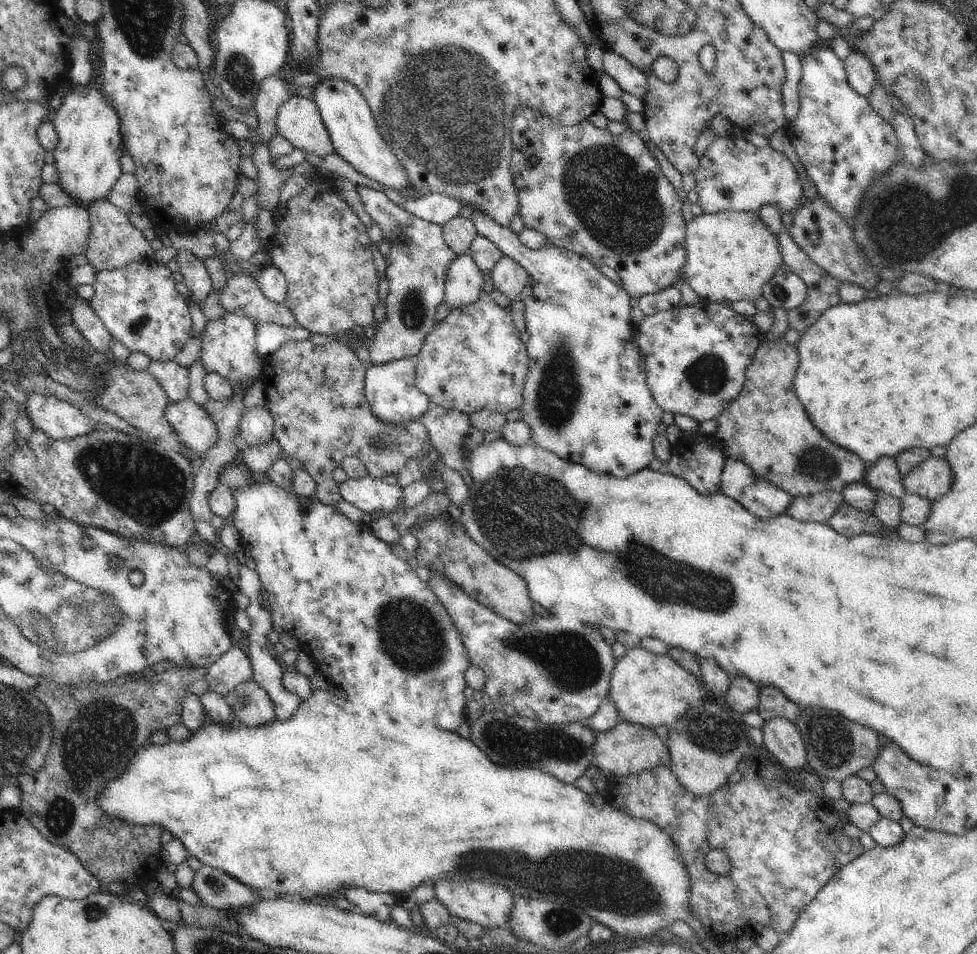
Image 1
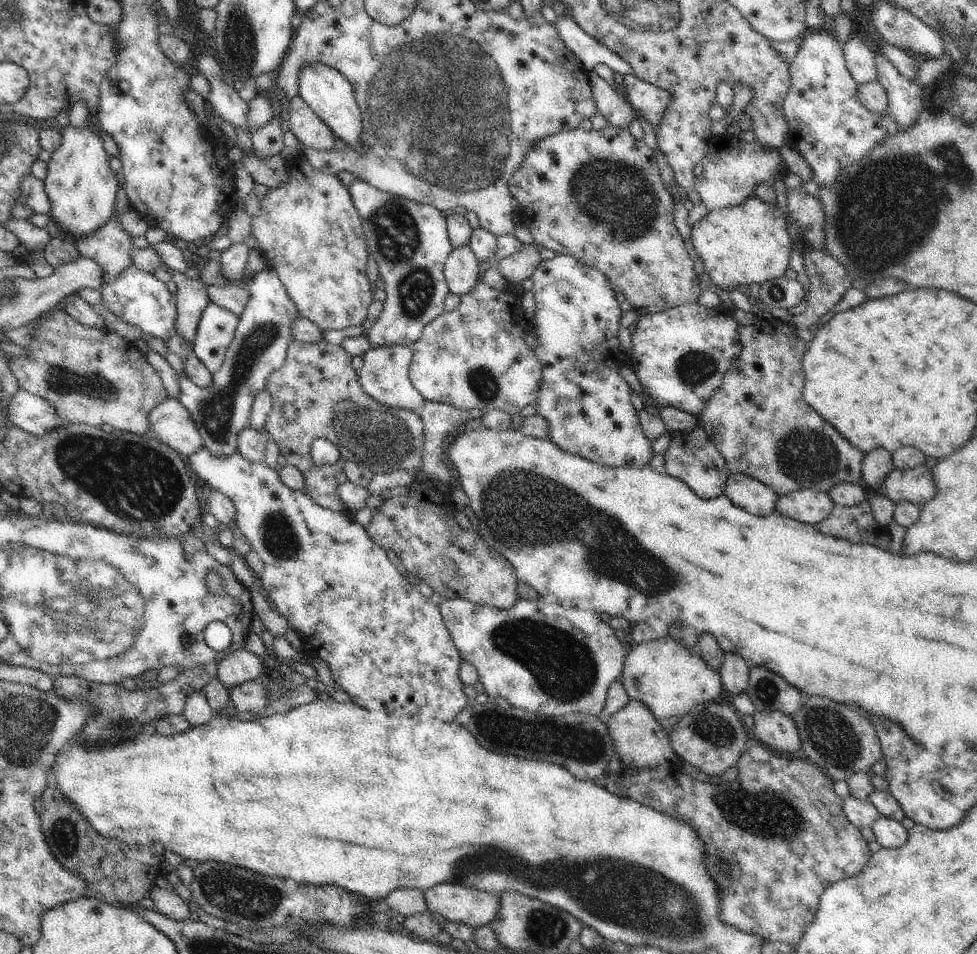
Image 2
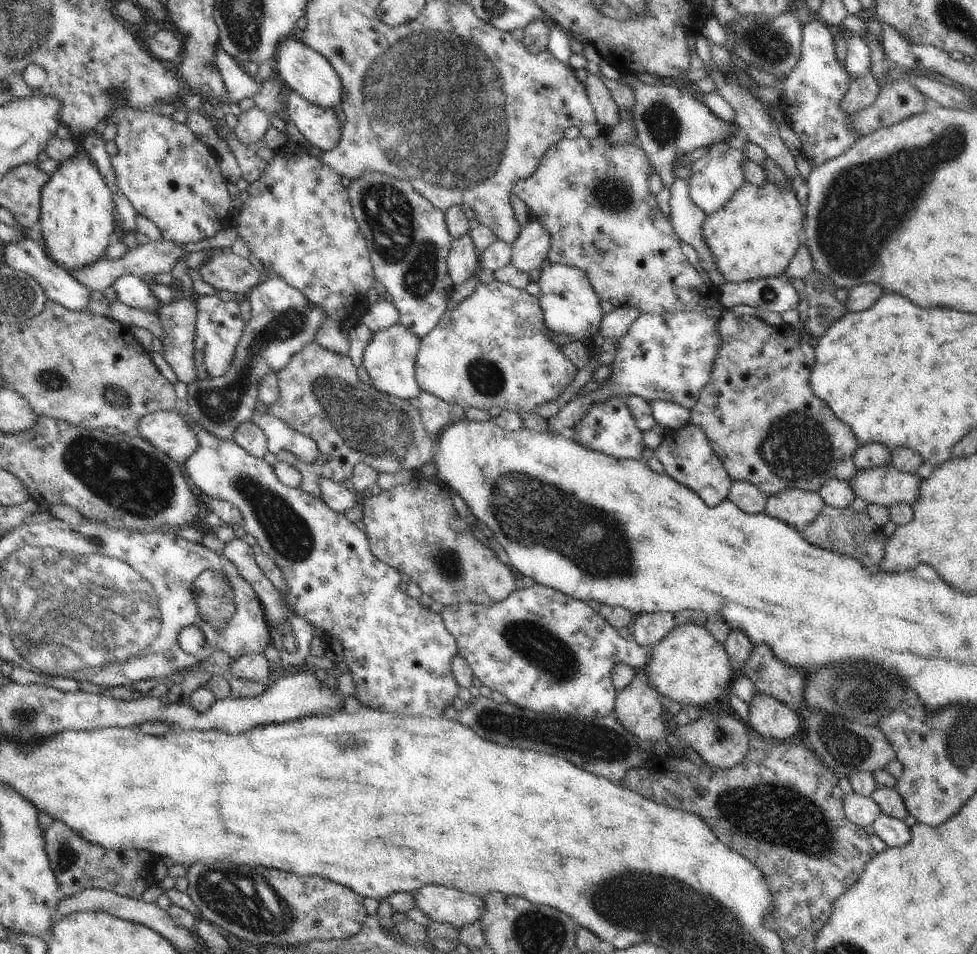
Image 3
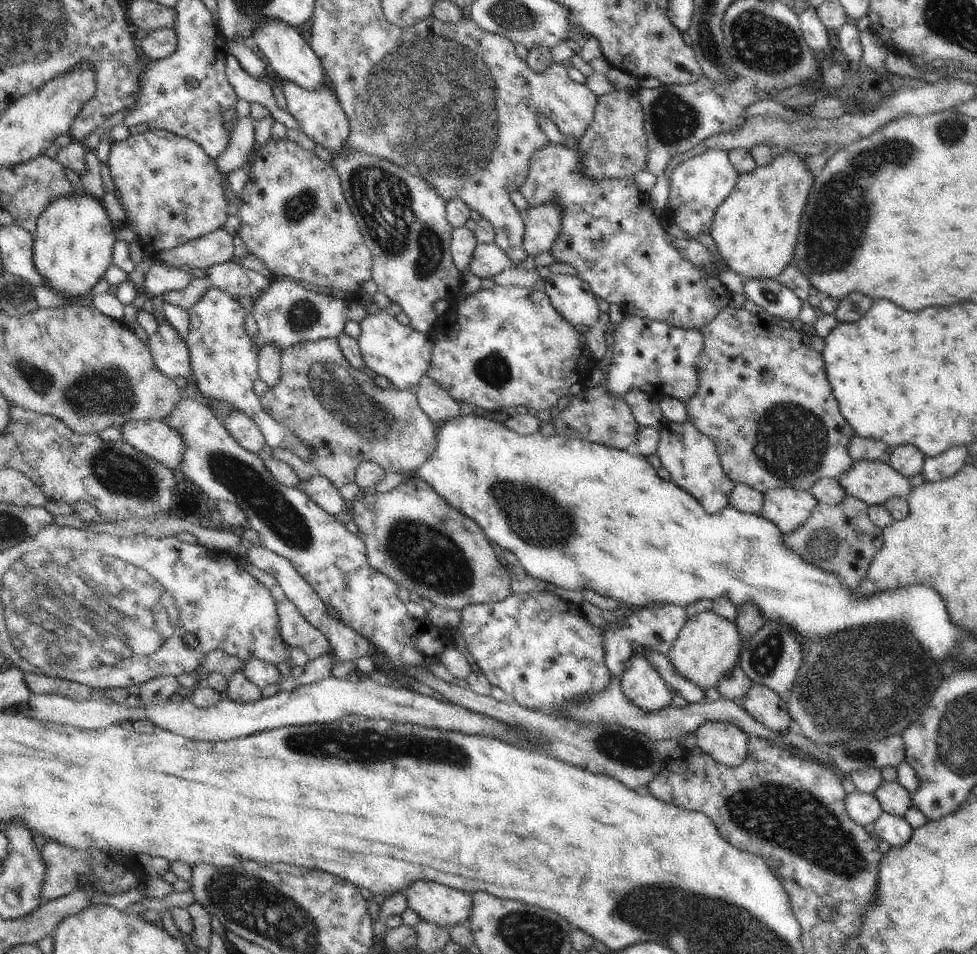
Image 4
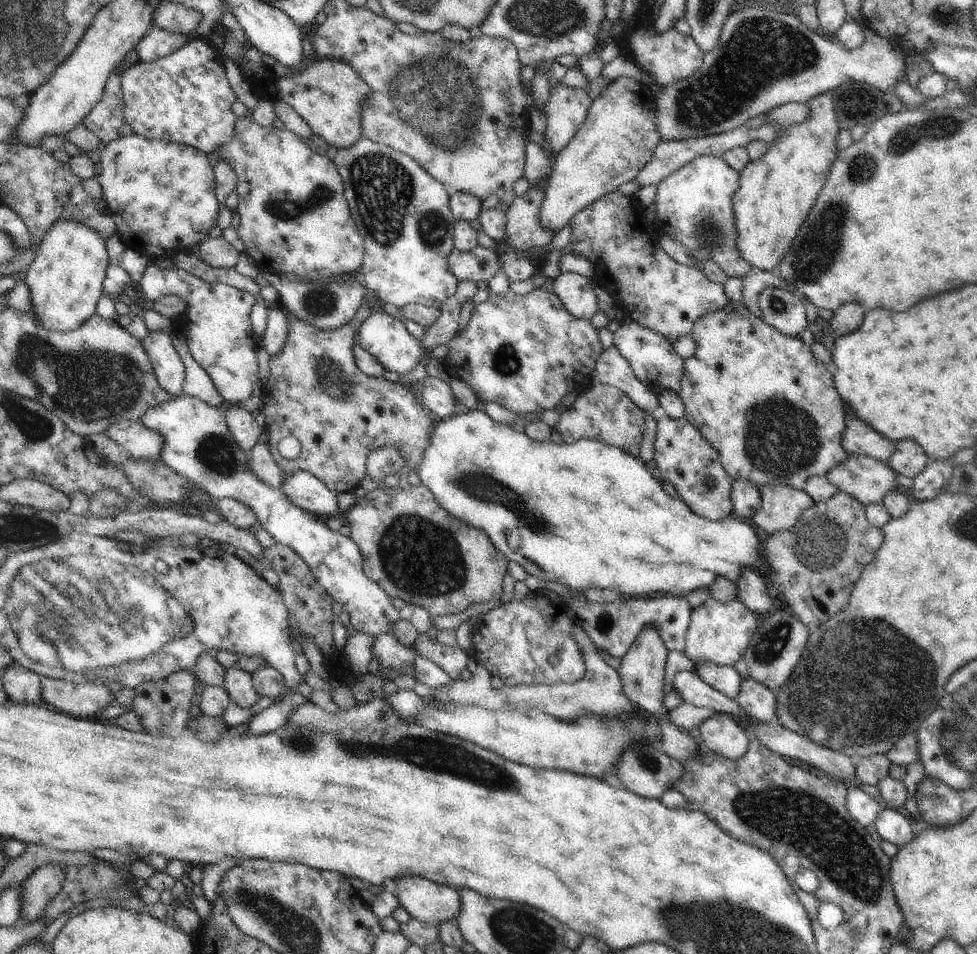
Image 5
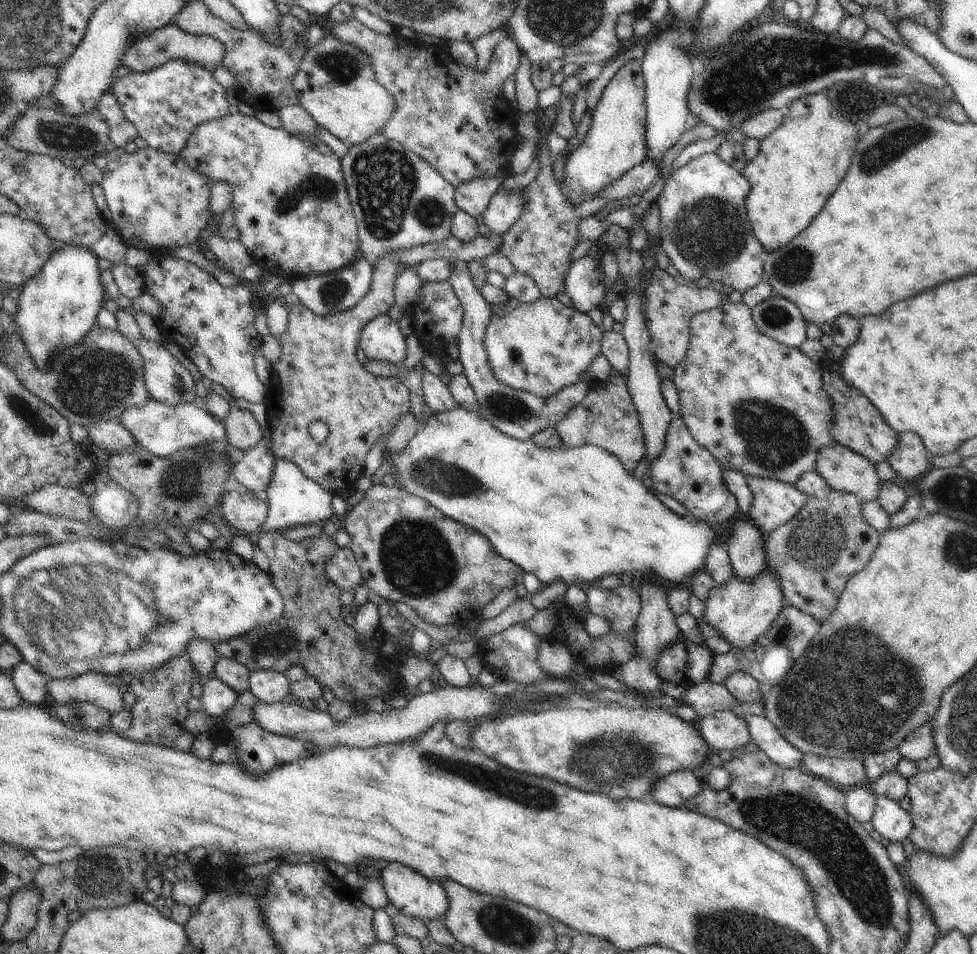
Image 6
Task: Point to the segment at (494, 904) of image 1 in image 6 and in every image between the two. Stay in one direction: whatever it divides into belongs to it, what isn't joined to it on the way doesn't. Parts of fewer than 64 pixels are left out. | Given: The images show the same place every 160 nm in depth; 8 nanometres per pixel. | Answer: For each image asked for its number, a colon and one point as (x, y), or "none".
2: (460, 904)
3: (444, 905)
4: (434, 903)
5: (431, 903)
6: (414, 895)

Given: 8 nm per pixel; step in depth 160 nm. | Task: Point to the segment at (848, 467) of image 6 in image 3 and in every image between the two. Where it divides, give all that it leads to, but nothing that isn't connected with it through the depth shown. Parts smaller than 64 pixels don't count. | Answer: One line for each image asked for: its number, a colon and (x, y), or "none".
3: (884, 485)
4: (874, 482)
5: (866, 479)

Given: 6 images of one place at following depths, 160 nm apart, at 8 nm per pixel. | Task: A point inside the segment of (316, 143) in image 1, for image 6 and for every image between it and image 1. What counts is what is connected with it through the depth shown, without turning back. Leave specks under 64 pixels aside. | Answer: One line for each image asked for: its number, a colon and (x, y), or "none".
2: (303, 123)
3: (320, 126)
4: (321, 117)
5: (328, 94)
6: (336, 83)

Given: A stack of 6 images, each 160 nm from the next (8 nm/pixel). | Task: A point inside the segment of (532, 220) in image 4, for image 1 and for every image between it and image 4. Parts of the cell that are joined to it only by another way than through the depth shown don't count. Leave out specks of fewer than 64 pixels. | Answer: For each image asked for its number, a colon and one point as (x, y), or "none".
1: (509, 276)
2: (519, 267)
3: (531, 248)

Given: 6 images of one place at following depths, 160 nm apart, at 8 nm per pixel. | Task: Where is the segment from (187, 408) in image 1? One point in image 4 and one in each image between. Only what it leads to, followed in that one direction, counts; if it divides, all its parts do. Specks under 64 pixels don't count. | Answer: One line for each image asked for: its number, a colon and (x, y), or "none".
2: (170, 422)
3: (167, 430)
4: (157, 439)

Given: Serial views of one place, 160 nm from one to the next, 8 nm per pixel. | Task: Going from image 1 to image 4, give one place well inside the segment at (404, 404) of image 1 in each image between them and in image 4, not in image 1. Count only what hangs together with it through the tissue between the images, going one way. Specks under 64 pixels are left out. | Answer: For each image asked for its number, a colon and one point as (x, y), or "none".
2: (384, 375)
3: (390, 357)
4: (397, 352)

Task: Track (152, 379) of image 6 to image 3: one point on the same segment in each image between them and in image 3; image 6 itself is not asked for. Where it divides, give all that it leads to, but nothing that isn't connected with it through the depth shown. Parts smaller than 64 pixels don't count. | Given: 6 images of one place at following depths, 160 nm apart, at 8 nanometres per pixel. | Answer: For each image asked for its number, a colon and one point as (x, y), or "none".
3: (178, 319)
4: (170, 353)
5: (168, 365)

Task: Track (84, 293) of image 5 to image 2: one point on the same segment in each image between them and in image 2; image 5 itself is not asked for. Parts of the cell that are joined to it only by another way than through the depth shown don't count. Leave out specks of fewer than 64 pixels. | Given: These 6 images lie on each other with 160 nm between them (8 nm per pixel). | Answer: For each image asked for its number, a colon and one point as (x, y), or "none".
2: (82, 189)
3: (77, 210)
4: (73, 242)

